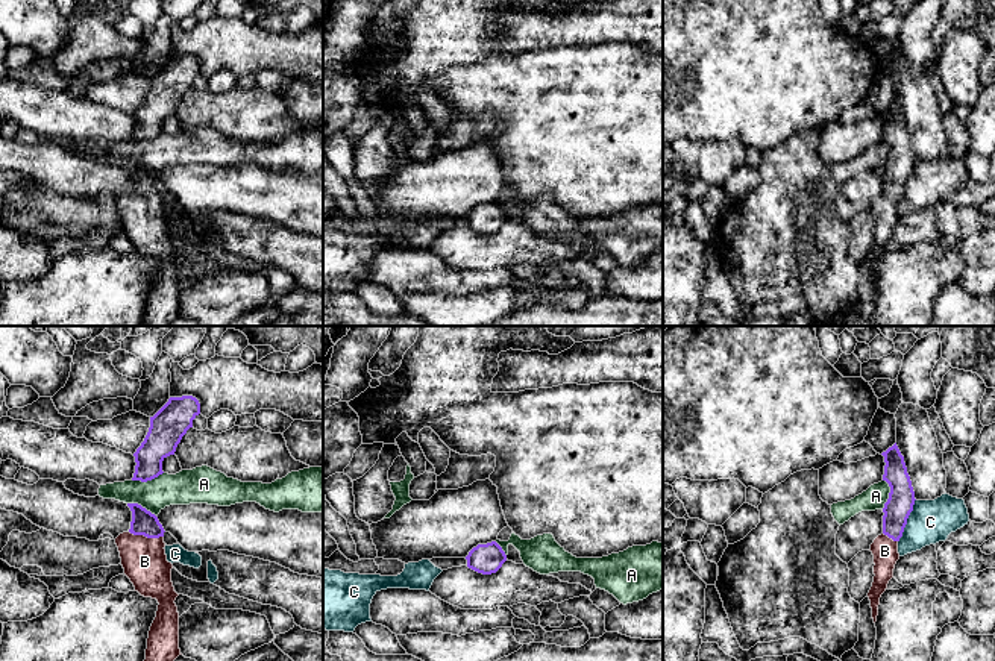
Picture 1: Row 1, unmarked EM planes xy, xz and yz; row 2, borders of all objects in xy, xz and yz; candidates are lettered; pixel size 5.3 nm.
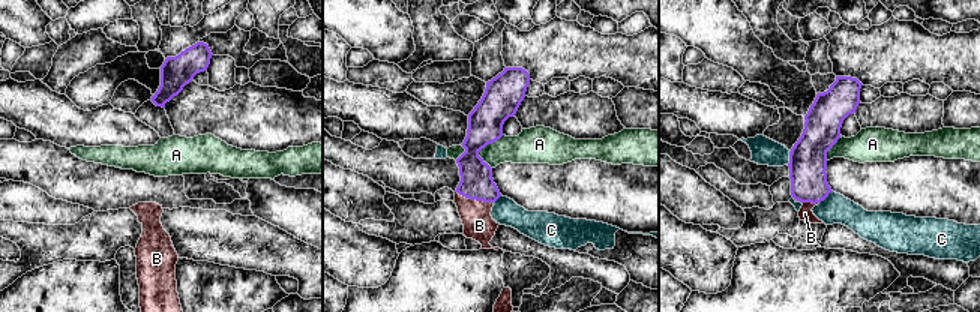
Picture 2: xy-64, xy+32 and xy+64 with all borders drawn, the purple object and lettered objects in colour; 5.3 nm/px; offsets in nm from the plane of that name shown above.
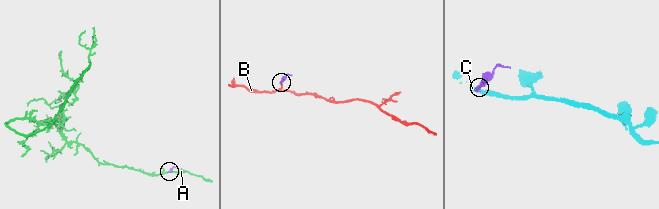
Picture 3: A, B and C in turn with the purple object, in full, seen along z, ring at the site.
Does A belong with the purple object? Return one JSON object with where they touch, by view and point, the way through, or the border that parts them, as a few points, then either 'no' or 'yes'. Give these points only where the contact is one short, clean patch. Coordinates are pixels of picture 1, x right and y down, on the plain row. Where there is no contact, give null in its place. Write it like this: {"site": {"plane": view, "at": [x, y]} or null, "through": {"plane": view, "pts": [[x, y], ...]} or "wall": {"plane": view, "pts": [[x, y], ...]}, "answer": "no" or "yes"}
{"site": {"plane": "xy", "at": [147, 140]}, "wall": {"plane": "xy", "pts": [[163, 132], [146, 141], [132, 141]]}, "answer": "no"}

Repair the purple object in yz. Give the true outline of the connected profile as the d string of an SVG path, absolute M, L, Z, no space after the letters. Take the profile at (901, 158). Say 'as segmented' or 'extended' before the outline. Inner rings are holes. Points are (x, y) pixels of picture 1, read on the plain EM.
extended; M896 103L881 114L884 117L884 135L890 147L889 159L883 168L883 194L871 205L874 215L874 243L868 253L872 268L874 284L878 276L880 258L886 252L889 241L893 238L893 229L899 220L898 202L902 197L907 179L913 171L915 152L910 136Z

